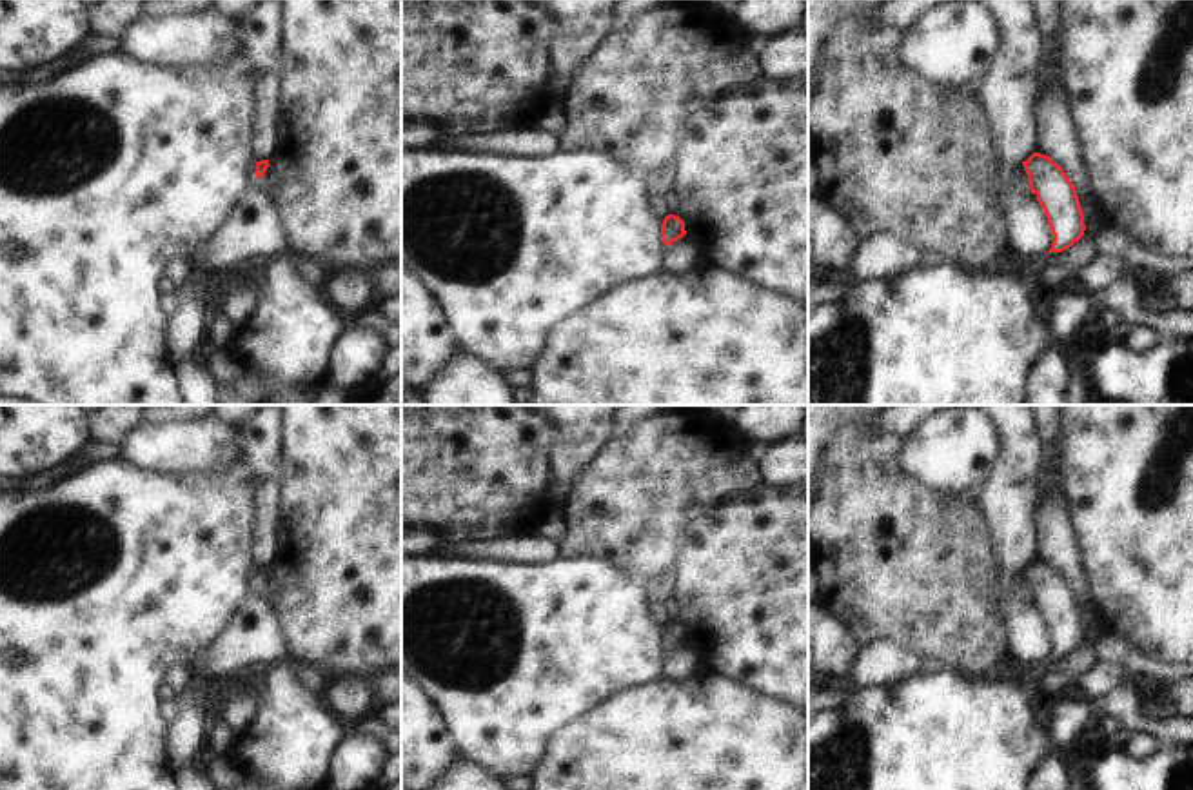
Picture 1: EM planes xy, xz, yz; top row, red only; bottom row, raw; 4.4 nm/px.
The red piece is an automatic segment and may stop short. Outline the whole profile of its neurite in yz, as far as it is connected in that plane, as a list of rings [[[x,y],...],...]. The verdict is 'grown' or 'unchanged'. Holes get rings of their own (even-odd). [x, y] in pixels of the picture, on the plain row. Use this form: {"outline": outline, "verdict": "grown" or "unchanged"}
{"outline": [[[1033,559],[1022,568],[1030,587],[1030,597],[1044,616],[1053,650],[1048,659],[1062,659],[1084,643],[1084,621],[1077,597],[1064,576],[1050,563]]], "verdict": "unchanged"}

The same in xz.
{"outline": [[[675,621],[665,623],[663,632],[661,632],[661,648],[665,652],[672,652],[685,641],[686,641],[685,628],[679,623]]], "verdict": "unchanged"}

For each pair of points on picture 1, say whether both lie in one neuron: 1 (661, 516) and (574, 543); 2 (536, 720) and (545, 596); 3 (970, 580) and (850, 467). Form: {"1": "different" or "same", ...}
{"1": "same", "2": "same", "3": "same"}

